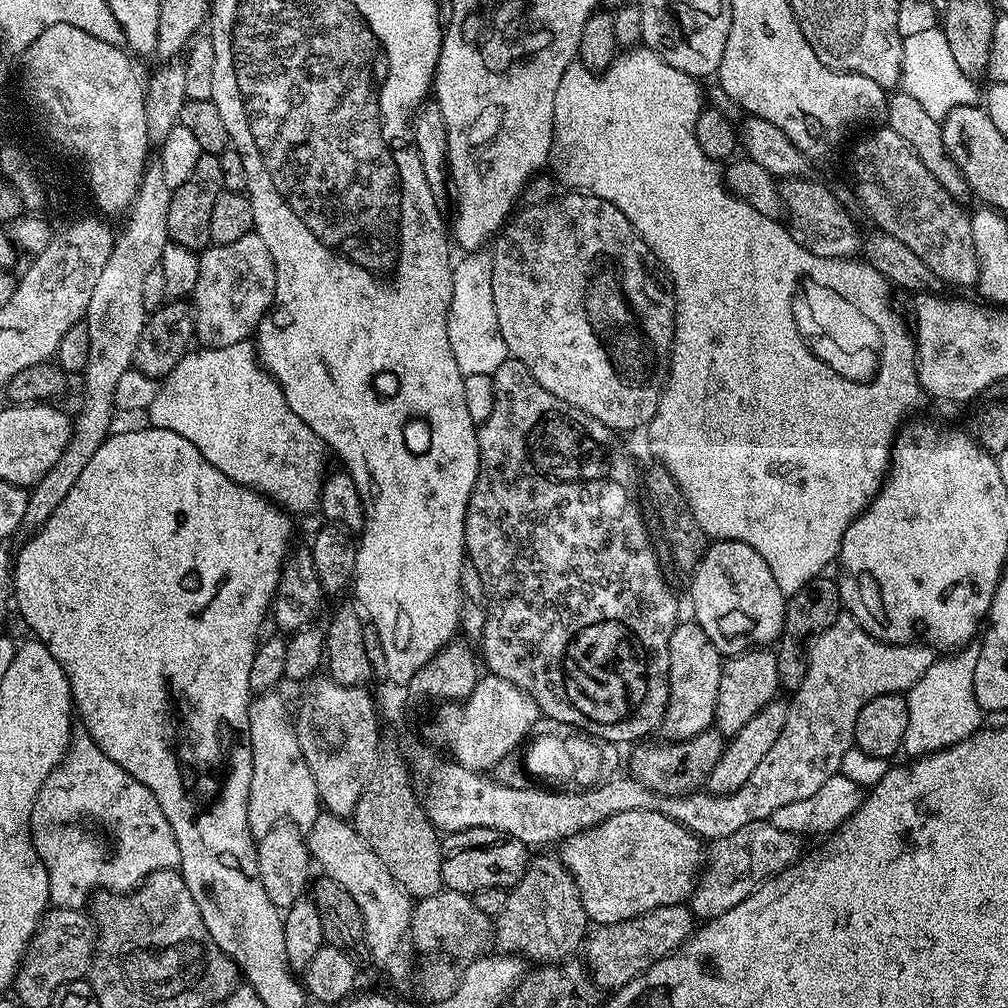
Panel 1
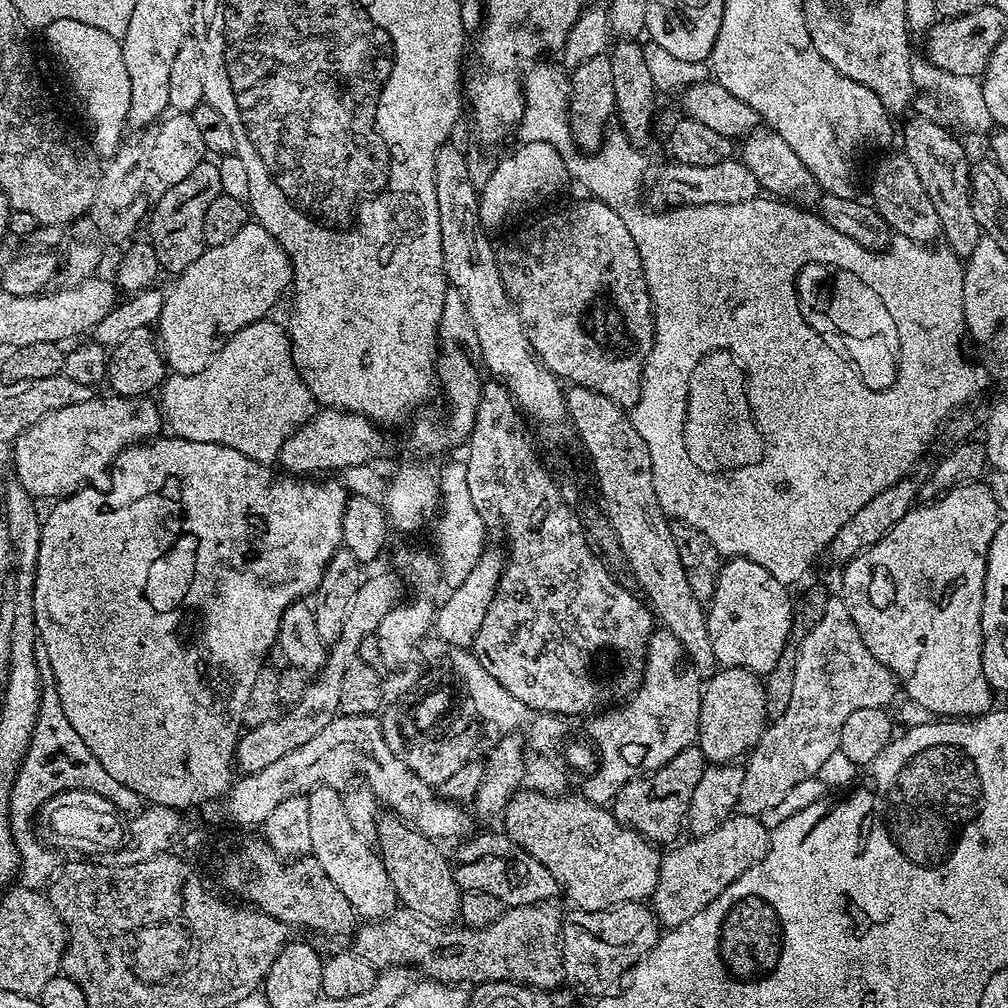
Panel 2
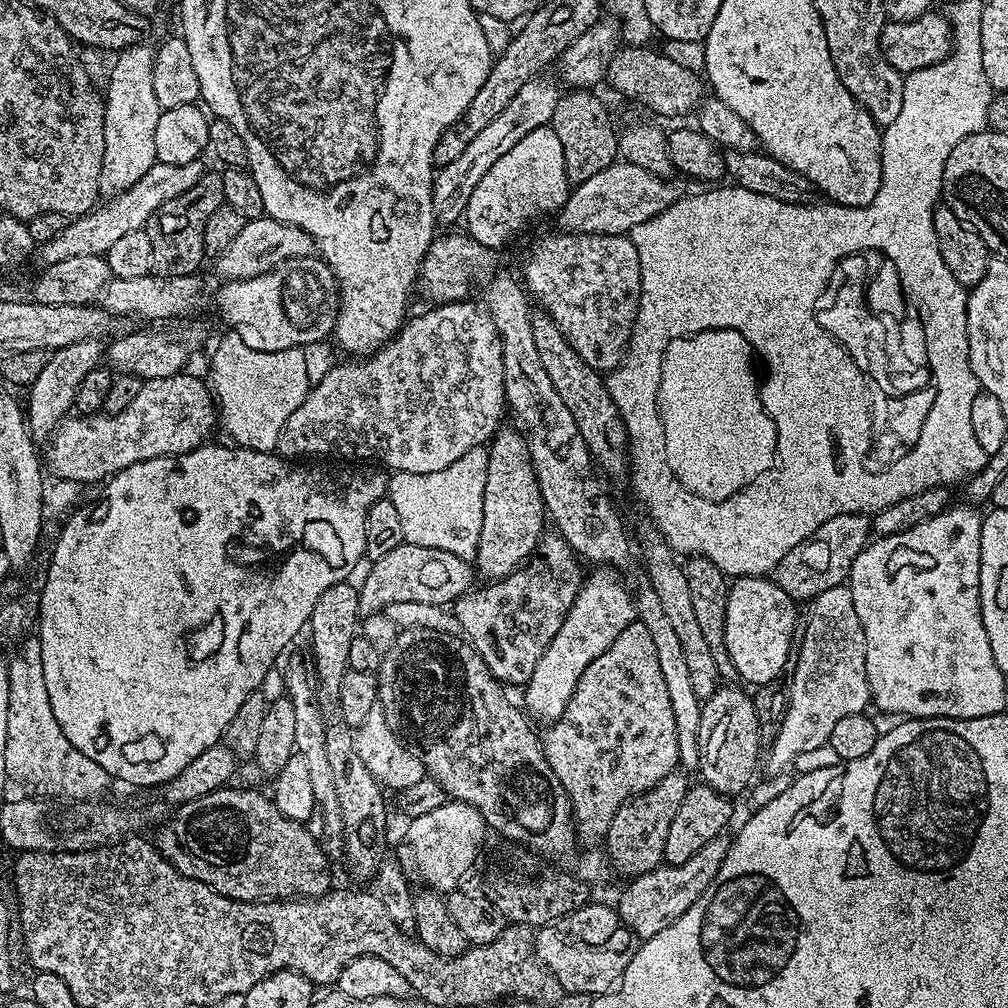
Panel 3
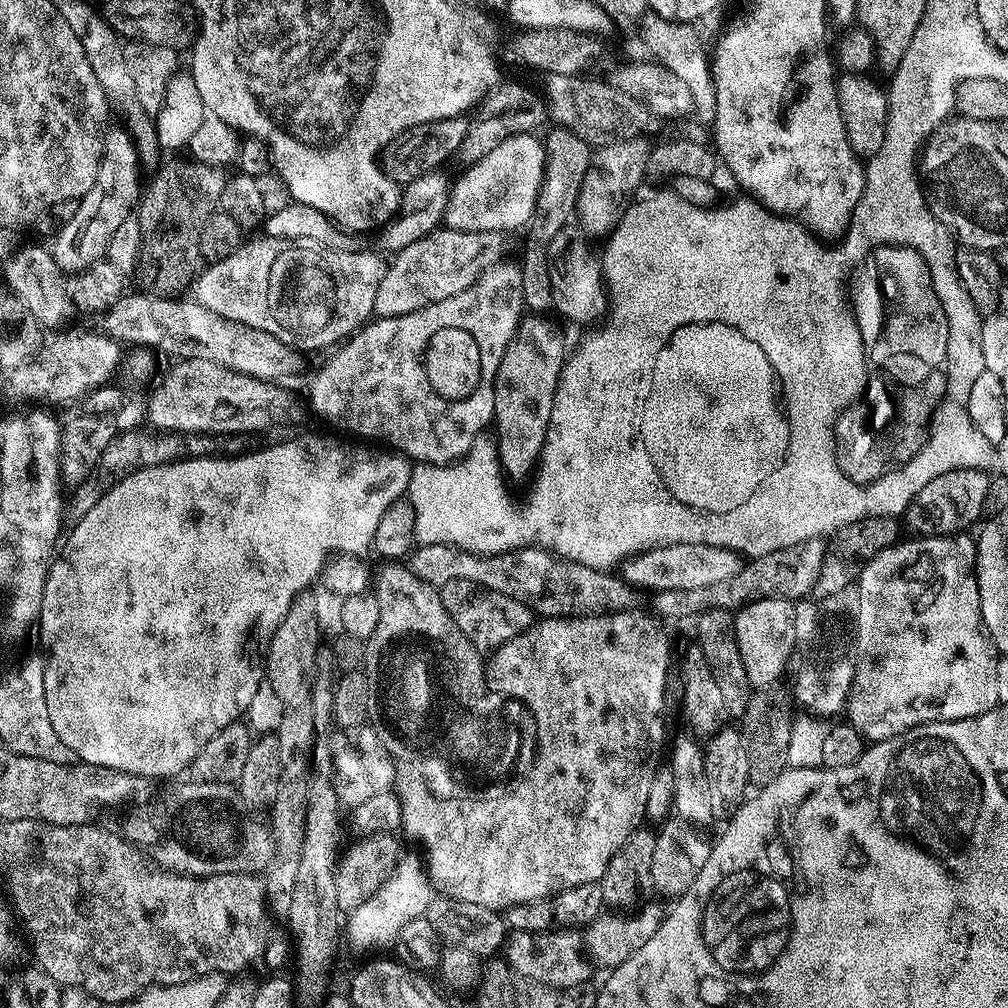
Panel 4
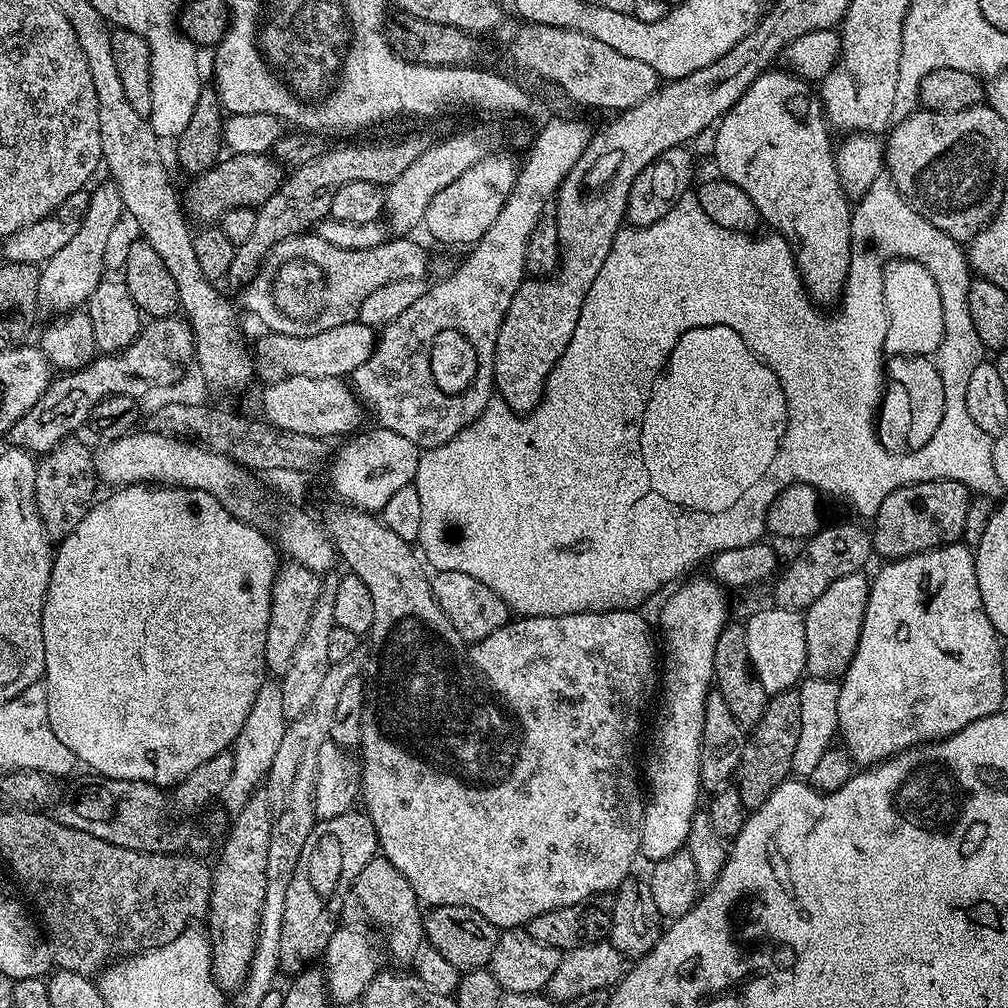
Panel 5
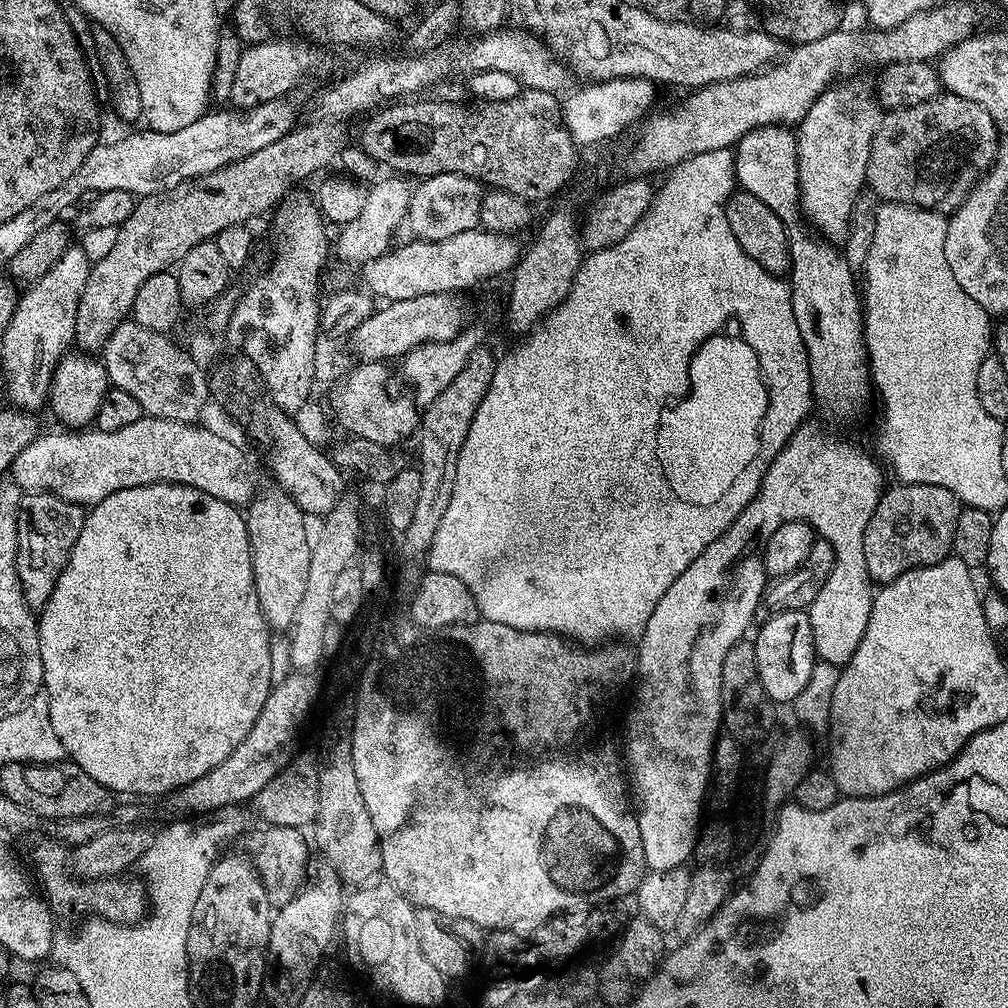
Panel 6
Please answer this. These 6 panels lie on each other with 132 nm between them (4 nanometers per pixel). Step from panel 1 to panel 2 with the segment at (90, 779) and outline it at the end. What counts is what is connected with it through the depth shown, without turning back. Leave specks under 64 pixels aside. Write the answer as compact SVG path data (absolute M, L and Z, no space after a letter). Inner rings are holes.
M48 682L40 690L40 709L34 726L34 734L28 743L24 761L16 771L10 796L8 816L12 819L12 837L20 855L20 871L18 880L25 888L43 889L53 875L54 867L48 861L49 849L39 839L34 827L36 814L48 799L54 798L64 791L93 791L109 800L121 813L135 813L141 807L140 796L130 786L122 786L122 782L114 782L106 770L90 754L90 746L74 734L74 726L66 722L66 714L62 714L62 706L58 698L56 685Z

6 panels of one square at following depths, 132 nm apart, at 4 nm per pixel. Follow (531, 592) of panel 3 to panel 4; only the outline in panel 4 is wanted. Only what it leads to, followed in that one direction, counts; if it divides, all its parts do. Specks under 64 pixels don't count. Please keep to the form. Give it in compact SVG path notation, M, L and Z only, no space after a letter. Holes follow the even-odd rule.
M451 580L439 585L438 591L442 605L446 606L446 614L454 618L454 626L458 626L458 630L470 638L472 645L481 650L500 648L534 623L534 614L525 604L474 582Z

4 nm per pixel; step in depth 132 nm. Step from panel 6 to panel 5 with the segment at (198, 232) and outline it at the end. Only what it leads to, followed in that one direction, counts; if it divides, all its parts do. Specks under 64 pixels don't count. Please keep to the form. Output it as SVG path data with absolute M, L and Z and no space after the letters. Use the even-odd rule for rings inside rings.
M232 154L199 173L188 189L183 189L182 204L193 221L216 222L232 208L257 209L280 189L286 175L279 160L268 154Z

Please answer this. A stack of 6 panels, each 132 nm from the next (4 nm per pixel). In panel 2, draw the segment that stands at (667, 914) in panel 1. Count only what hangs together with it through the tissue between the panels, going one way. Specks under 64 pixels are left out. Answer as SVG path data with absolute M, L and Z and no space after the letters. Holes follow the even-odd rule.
M647 903L619 904L616 908L607 908L597 912L582 912L572 910L564 916L564 934L562 947L564 950L564 979L569 989L577 988L591 998L599 998L611 993L617 987L620 979L631 973L639 960L650 954L656 948L662 935L662 925L652 913Z

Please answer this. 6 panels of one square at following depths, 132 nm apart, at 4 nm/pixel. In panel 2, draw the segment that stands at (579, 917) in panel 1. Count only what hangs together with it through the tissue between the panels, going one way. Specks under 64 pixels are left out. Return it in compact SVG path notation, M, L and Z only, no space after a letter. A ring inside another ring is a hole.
M545 902L517 908L505 907L502 918L498 918L498 922L490 922L490 926L485 928L441 926L400 906L391 916L385 916L382 920L361 923L354 932L354 948L377 969L407 966L417 973L424 972L420 974L429 980L439 980L441 984L475 986L490 982L514 982L525 984L527 988L556 990L565 983L562 947L564 916L556 906L555 903Z

